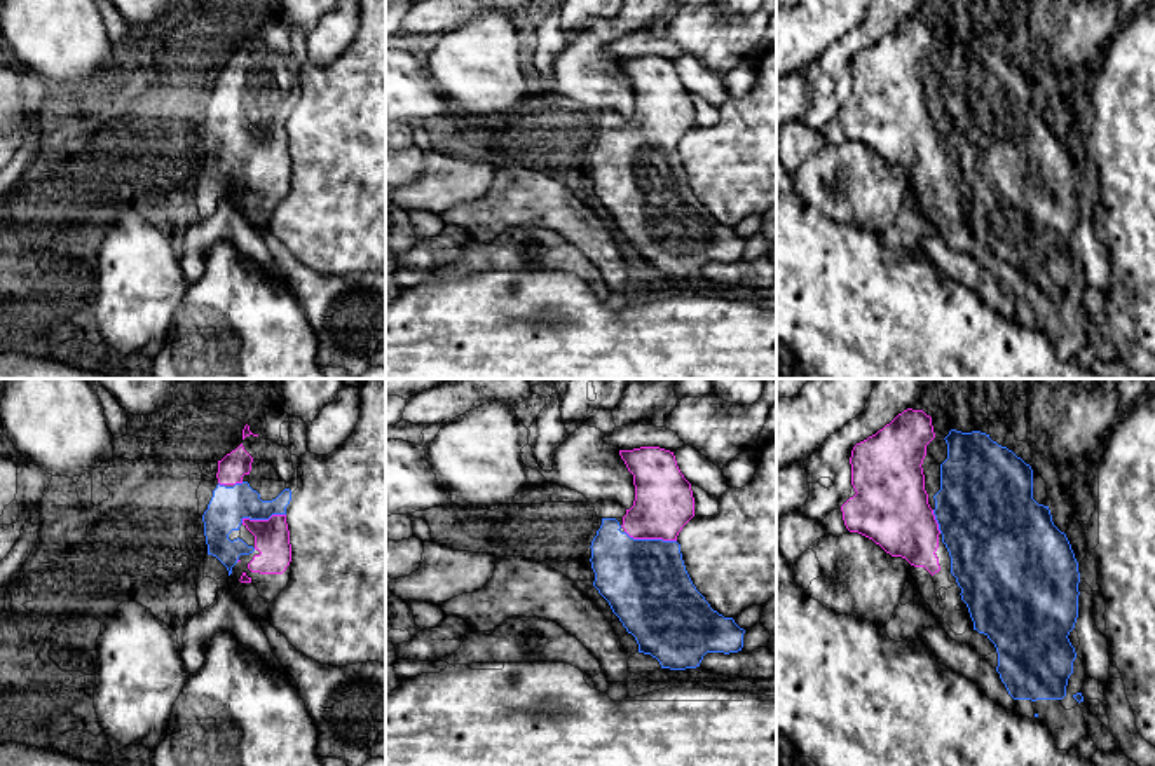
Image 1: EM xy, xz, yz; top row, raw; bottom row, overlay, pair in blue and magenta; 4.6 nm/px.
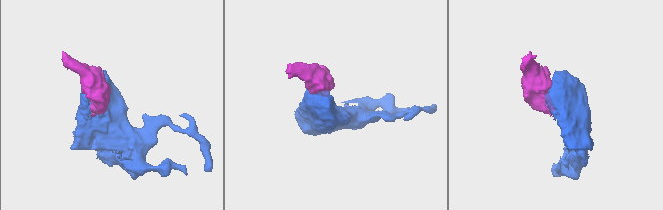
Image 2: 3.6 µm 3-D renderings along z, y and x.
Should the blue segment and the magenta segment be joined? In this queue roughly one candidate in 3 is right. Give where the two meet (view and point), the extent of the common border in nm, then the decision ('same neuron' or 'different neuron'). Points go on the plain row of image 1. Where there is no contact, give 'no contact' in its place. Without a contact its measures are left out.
contact xz (651, 149); length 240 nm; same neuron

